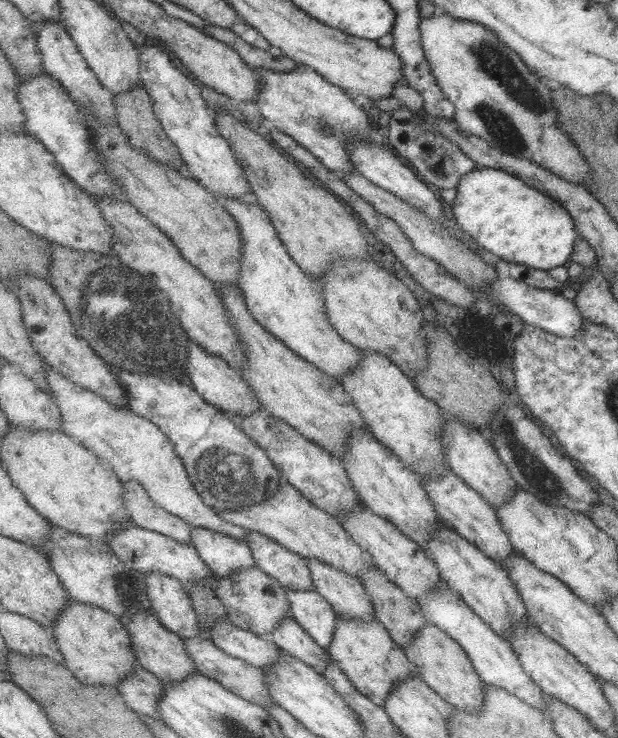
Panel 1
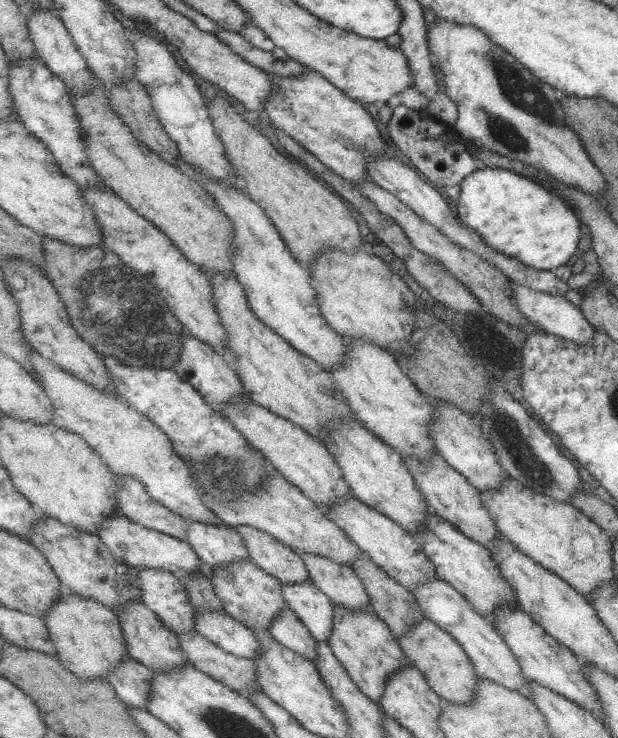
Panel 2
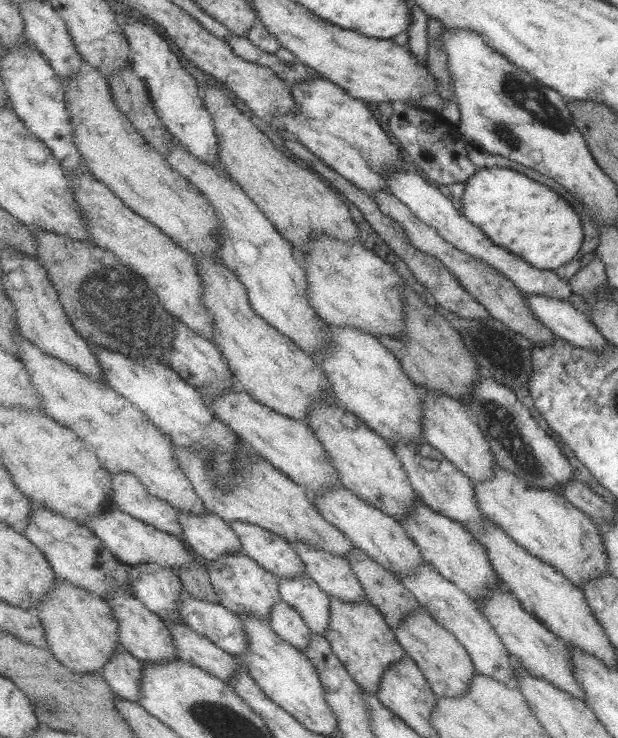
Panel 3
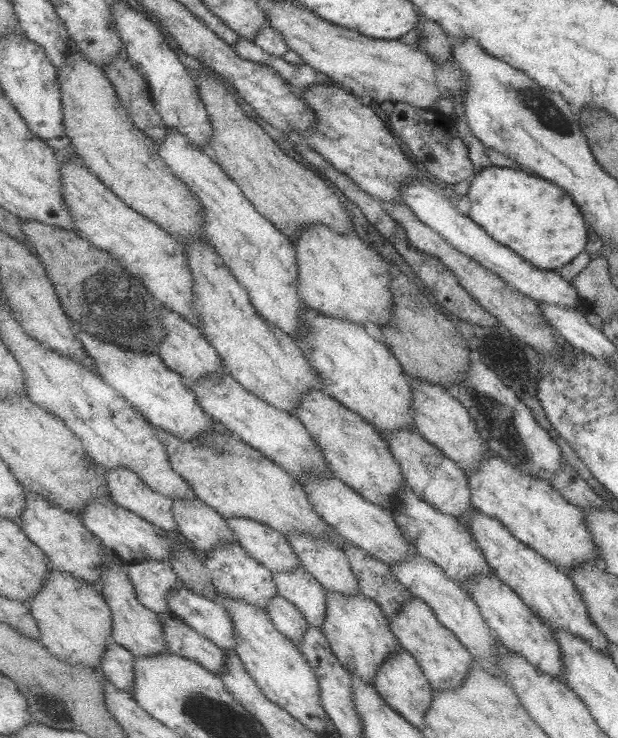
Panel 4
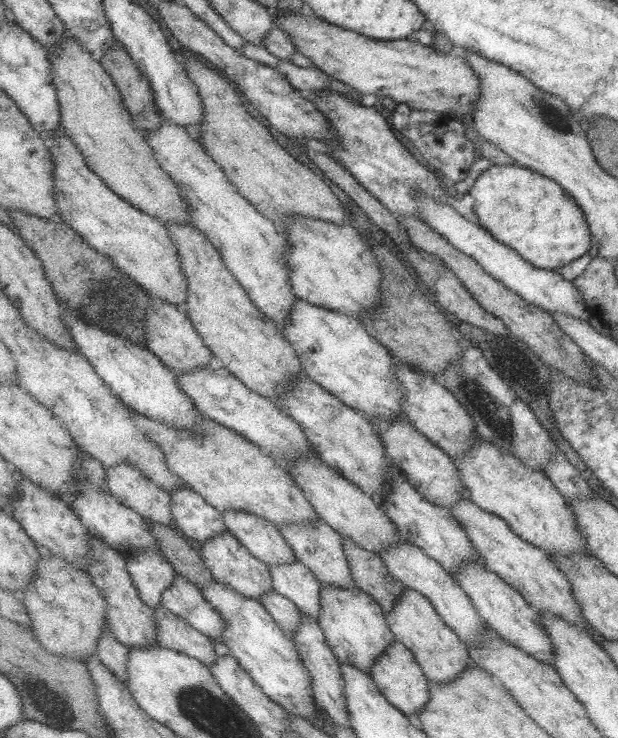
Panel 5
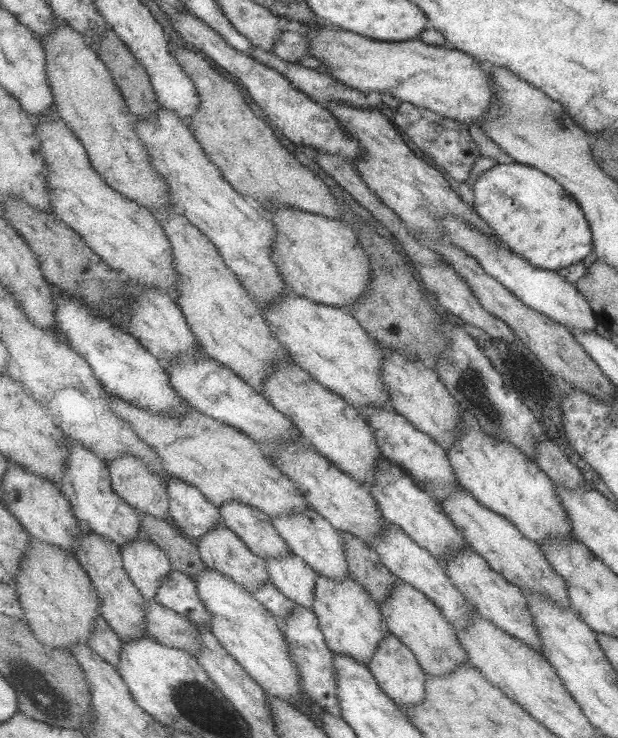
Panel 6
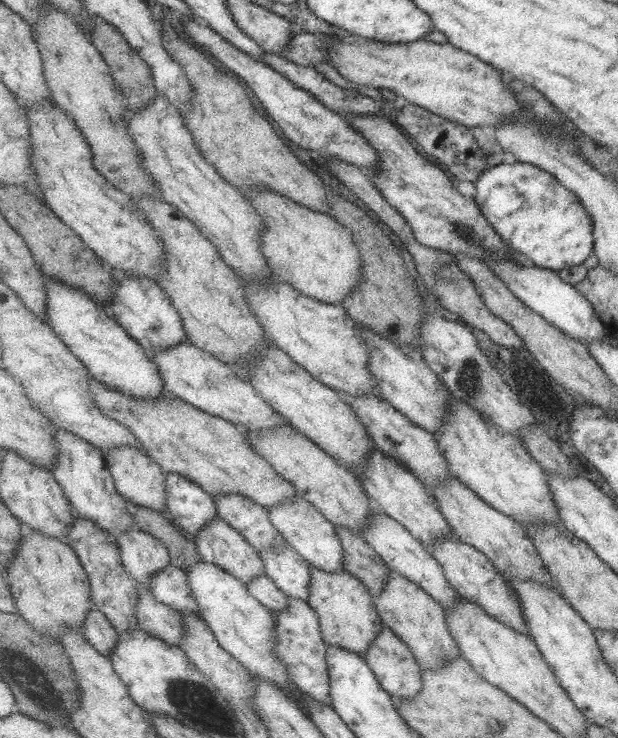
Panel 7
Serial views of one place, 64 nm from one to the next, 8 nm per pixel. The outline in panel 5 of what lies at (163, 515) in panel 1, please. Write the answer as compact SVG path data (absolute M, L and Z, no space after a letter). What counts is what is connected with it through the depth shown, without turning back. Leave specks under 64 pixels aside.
M121 463L108 469L107 484L122 504L139 512L145 520L169 527L175 526L172 494L151 481L141 469L131 463Z

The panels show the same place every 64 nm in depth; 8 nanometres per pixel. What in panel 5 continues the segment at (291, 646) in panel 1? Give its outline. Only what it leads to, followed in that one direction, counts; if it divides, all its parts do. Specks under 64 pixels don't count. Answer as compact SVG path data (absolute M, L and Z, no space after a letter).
M277 590L269 591L267 595L263 595L261 602L275 617L279 627L283 629L283 632L287 633L288 637L295 635L295 631L297 631L297 627L299 627L299 623L303 619L303 613L295 602L283 596Z

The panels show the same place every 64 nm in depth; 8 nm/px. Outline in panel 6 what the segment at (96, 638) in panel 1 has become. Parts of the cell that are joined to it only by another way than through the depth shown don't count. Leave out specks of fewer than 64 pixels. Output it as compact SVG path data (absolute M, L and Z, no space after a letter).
M31 536L31 550L14 585L35 636L48 648L72 651L75 645L90 645L95 623L102 614L102 601L76 554Z

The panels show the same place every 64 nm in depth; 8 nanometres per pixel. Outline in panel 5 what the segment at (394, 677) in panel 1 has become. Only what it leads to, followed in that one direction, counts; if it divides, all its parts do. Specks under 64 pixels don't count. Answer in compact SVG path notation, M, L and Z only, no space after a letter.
M323 584L322 594L323 608L318 621L326 633L327 642L334 649L335 656L338 656L341 664L349 663L371 674L374 664L396 639L382 605L357 585L339 588Z

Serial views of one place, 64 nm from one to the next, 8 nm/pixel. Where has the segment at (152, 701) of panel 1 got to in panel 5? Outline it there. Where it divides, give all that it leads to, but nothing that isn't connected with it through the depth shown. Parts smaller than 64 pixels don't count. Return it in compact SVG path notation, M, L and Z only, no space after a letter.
M108 624L103 627L103 638L99 639L97 654L125 684L129 682L130 650L125 643L115 638Z

